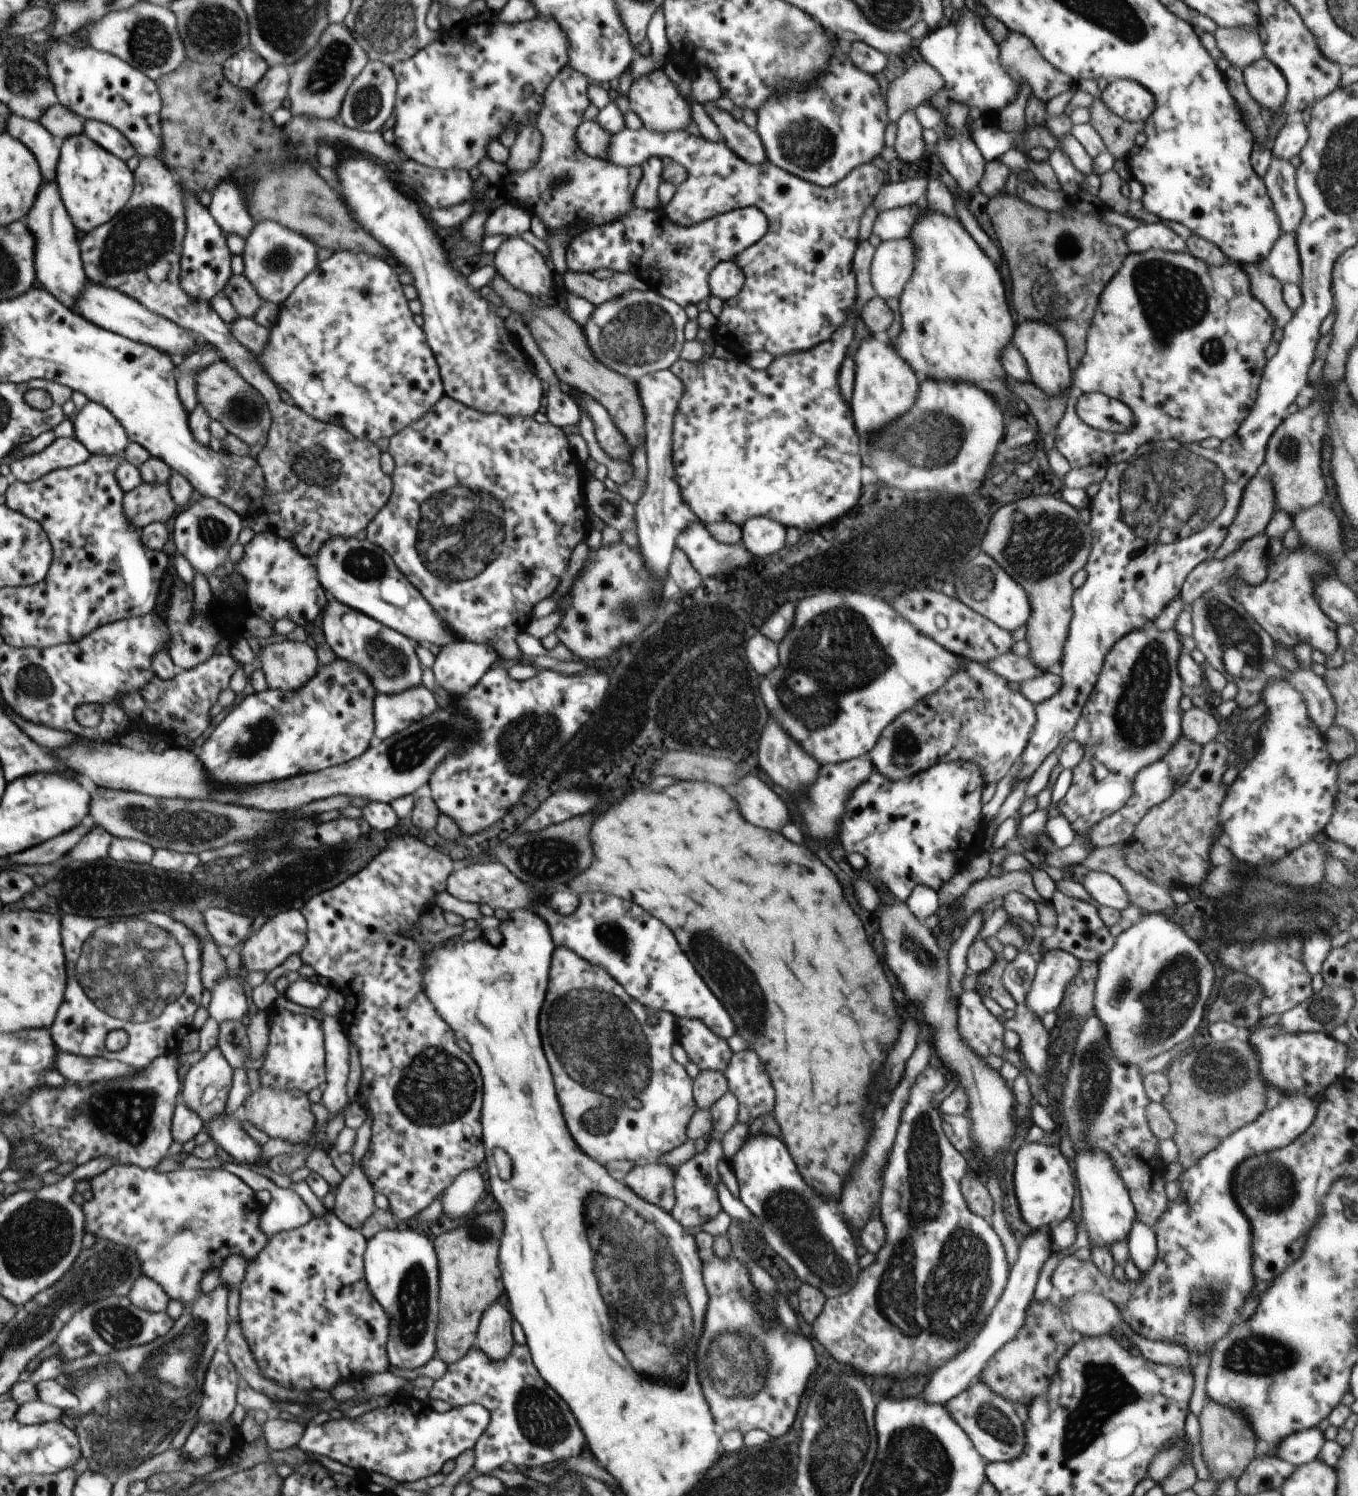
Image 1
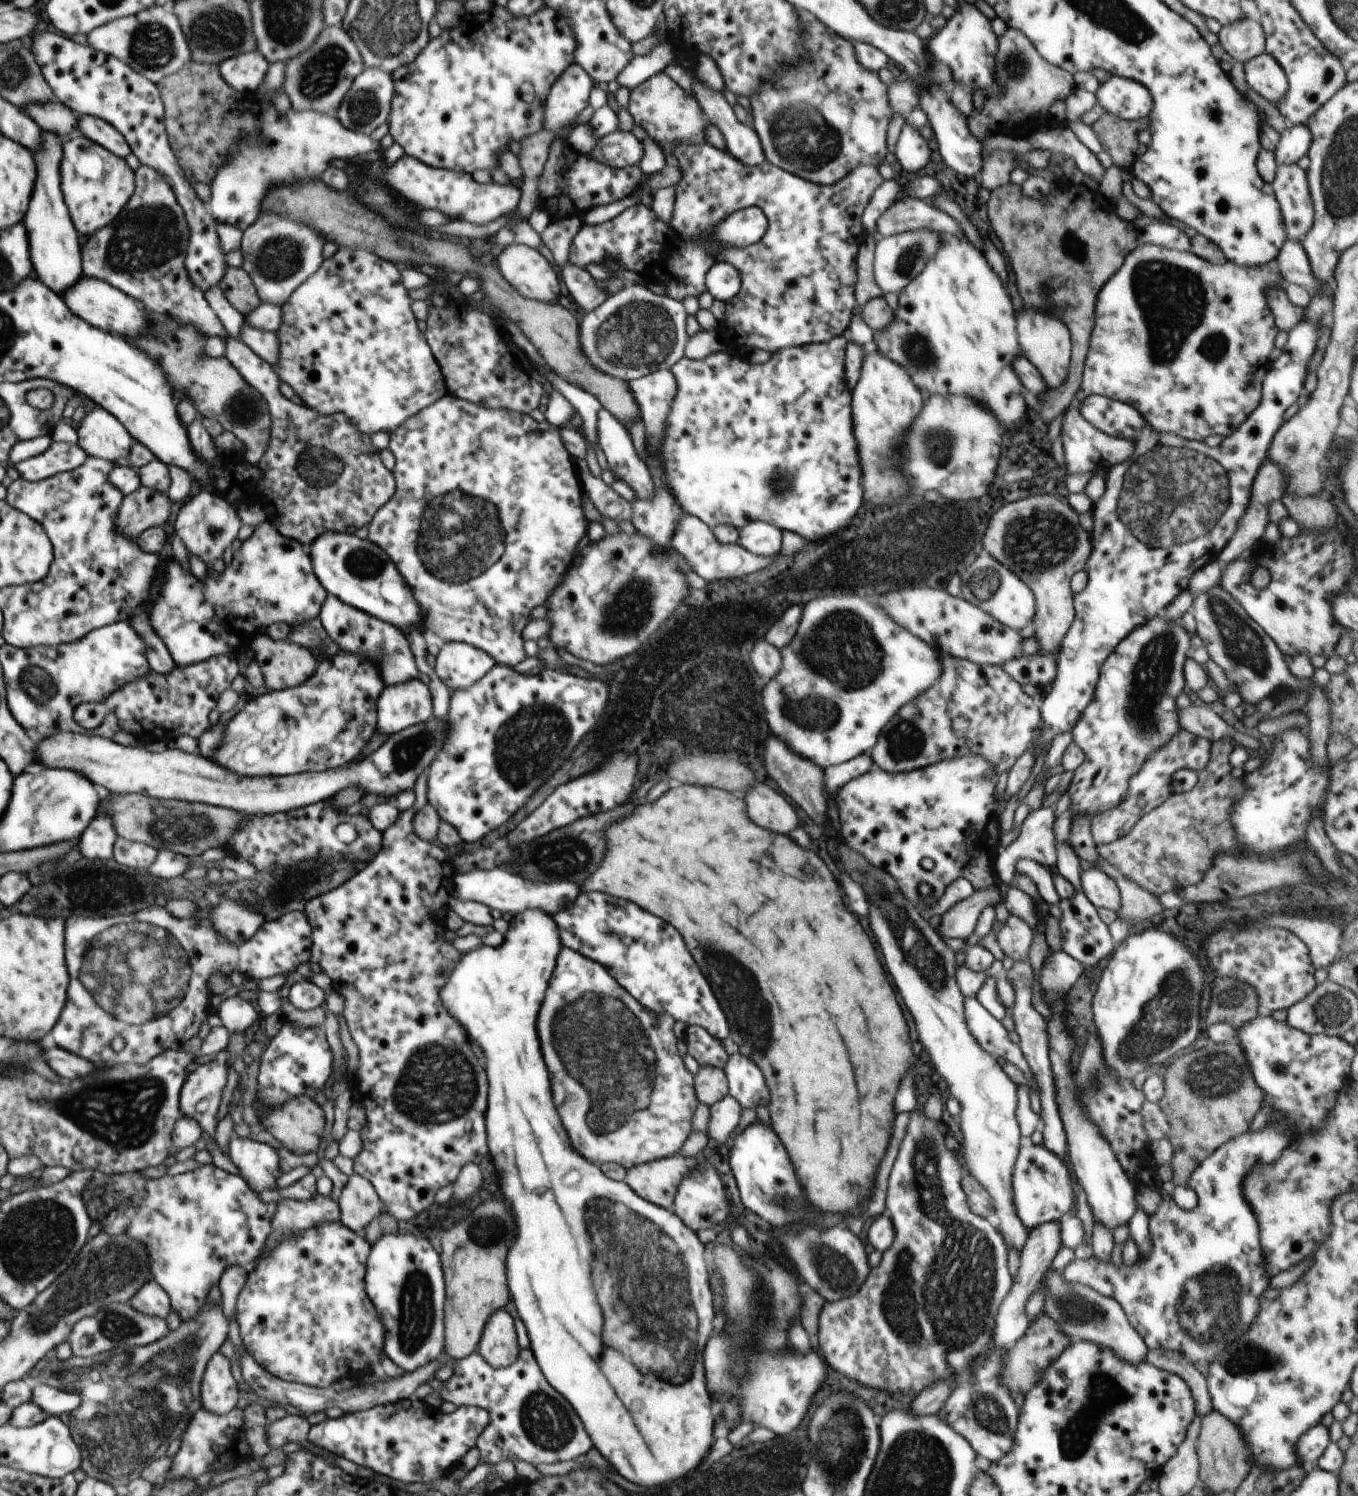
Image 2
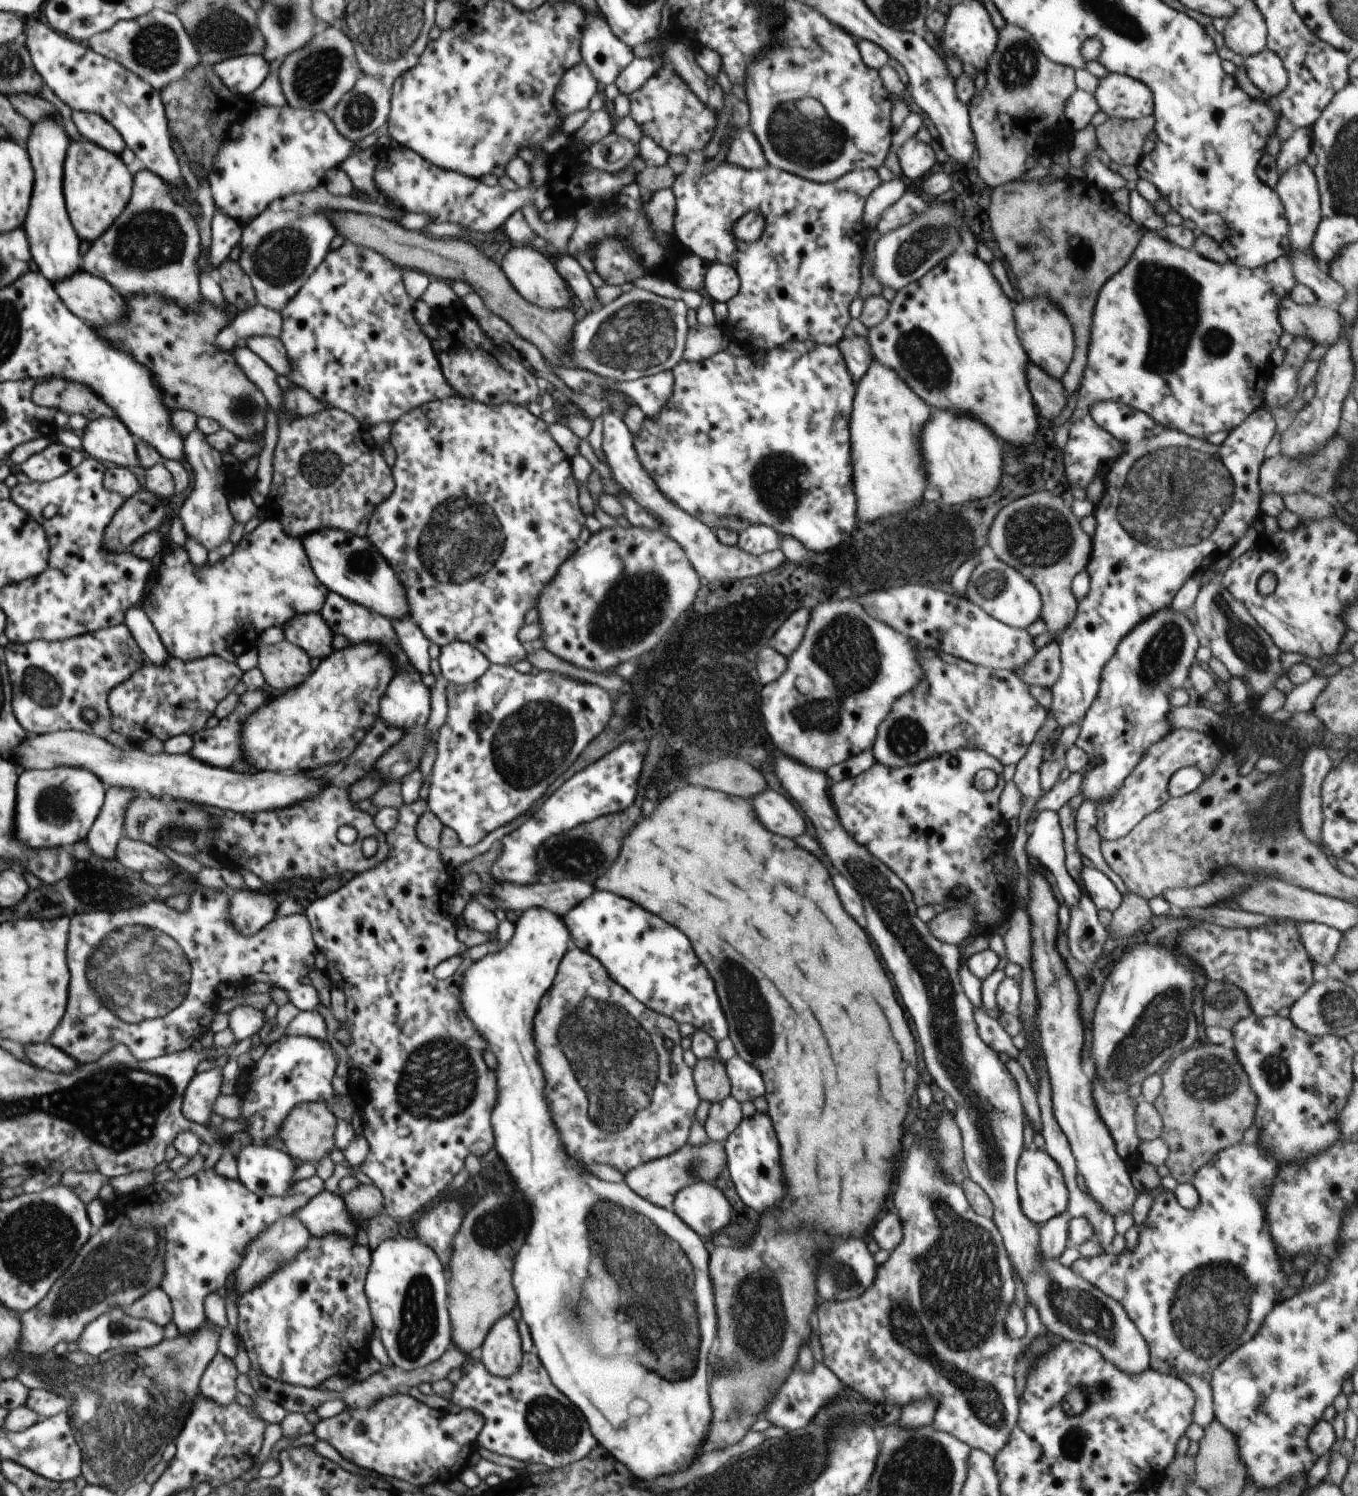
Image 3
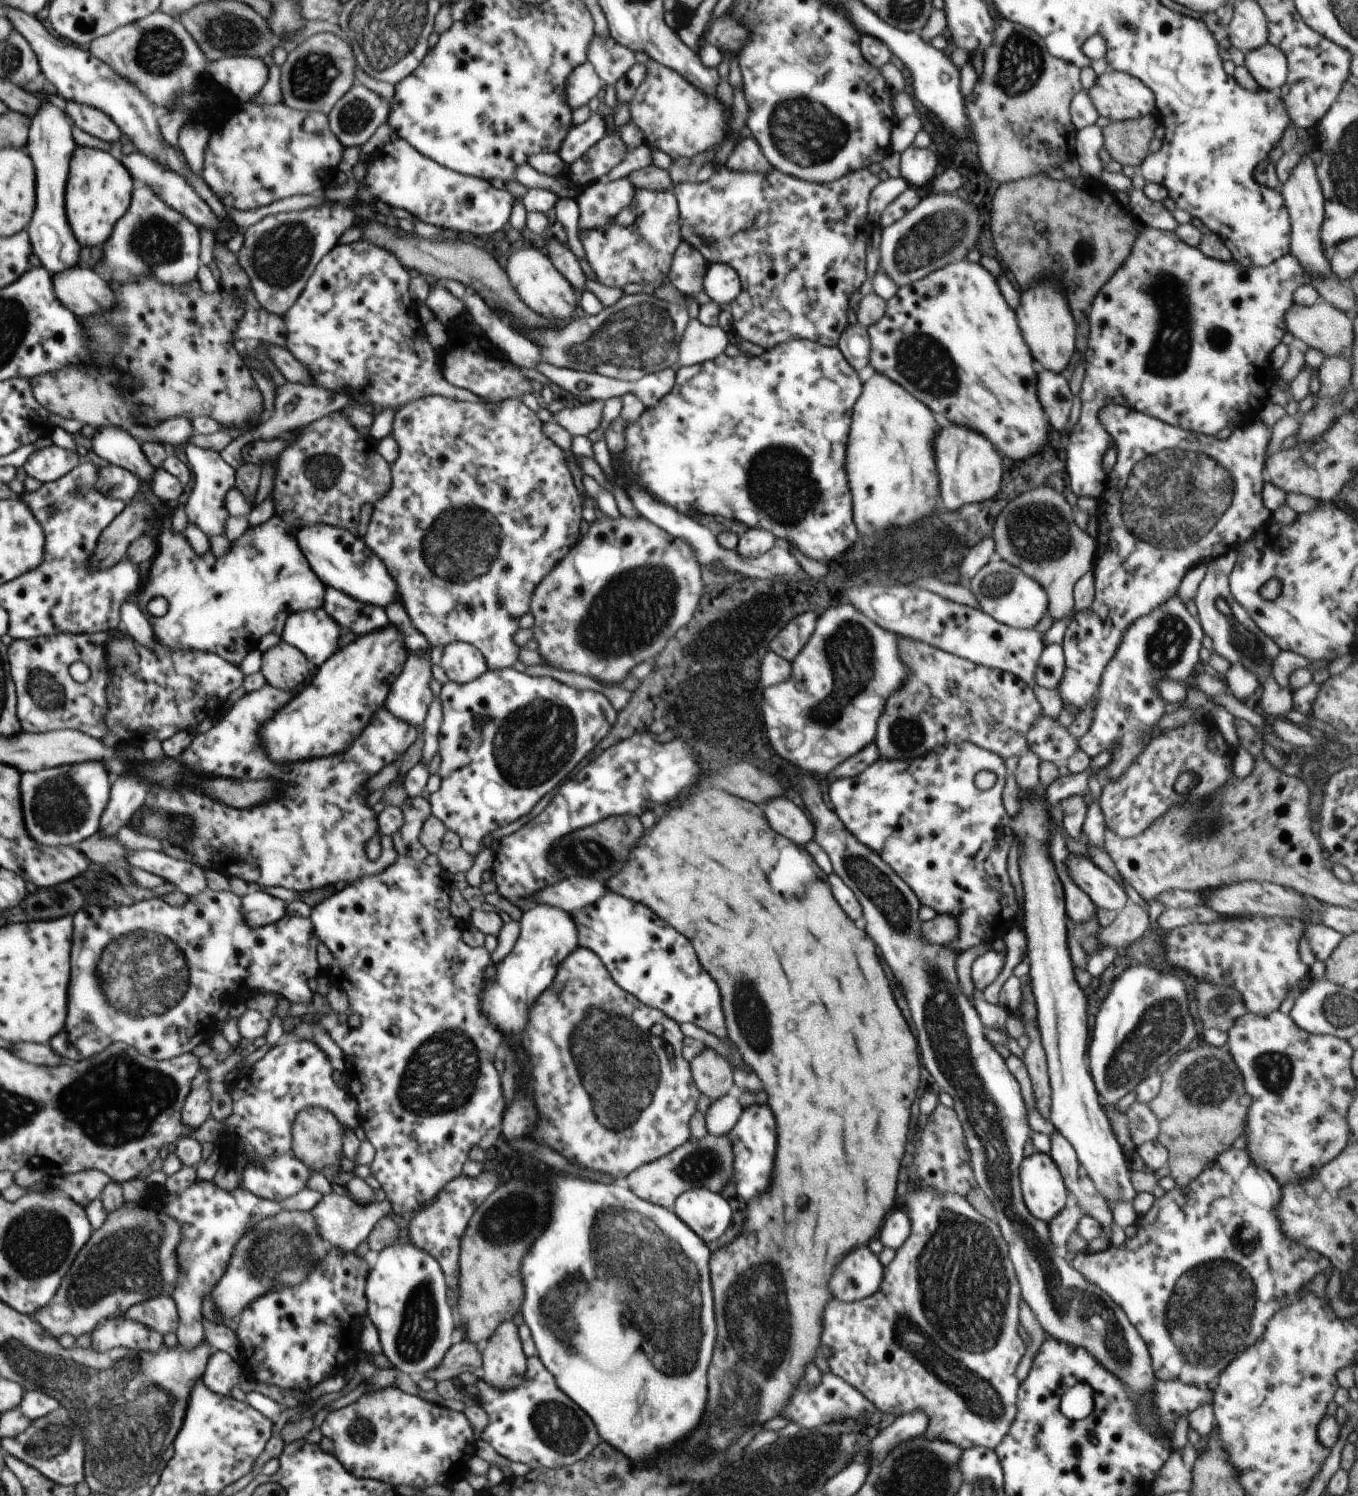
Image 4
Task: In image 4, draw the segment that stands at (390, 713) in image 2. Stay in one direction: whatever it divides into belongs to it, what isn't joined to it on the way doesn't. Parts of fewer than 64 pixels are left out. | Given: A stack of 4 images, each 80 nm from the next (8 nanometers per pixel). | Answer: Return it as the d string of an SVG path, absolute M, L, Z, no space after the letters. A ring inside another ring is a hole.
M431 647L423 655L408 656L402 672L392 683L384 706L400 720L417 727L424 726L430 703L435 698L430 689L433 678Z

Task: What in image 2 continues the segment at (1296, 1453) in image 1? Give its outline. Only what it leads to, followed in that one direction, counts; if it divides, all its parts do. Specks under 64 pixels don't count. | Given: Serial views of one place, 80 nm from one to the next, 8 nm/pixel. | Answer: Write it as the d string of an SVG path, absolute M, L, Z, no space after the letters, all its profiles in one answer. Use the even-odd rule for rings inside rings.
M1317 1424L1309 1428L1297 1442L1297 1452L1302 1466L1316 1466L1326 1447L1331 1443L1326 1424Z

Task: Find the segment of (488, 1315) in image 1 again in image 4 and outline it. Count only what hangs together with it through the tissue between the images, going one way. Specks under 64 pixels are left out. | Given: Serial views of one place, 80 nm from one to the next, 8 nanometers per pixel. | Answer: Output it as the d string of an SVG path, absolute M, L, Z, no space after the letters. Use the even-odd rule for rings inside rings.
M518 1321L500 1323L481 1352L483 1365L479 1371L480 1378L501 1391L518 1387L526 1374L527 1356L517 1324Z

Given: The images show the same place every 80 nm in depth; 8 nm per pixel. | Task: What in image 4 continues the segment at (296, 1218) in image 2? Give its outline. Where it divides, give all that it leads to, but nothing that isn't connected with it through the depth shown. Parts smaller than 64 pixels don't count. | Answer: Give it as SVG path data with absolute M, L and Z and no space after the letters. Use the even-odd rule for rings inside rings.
M334 1192L325 1194L322 1200L310 1211L316 1221L320 1235L322 1235L333 1247L346 1253L356 1252L356 1248L367 1240L376 1222L382 1217L388 1217L393 1212L391 1200L386 1197L373 1203L358 1203L348 1196L340 1196Z

